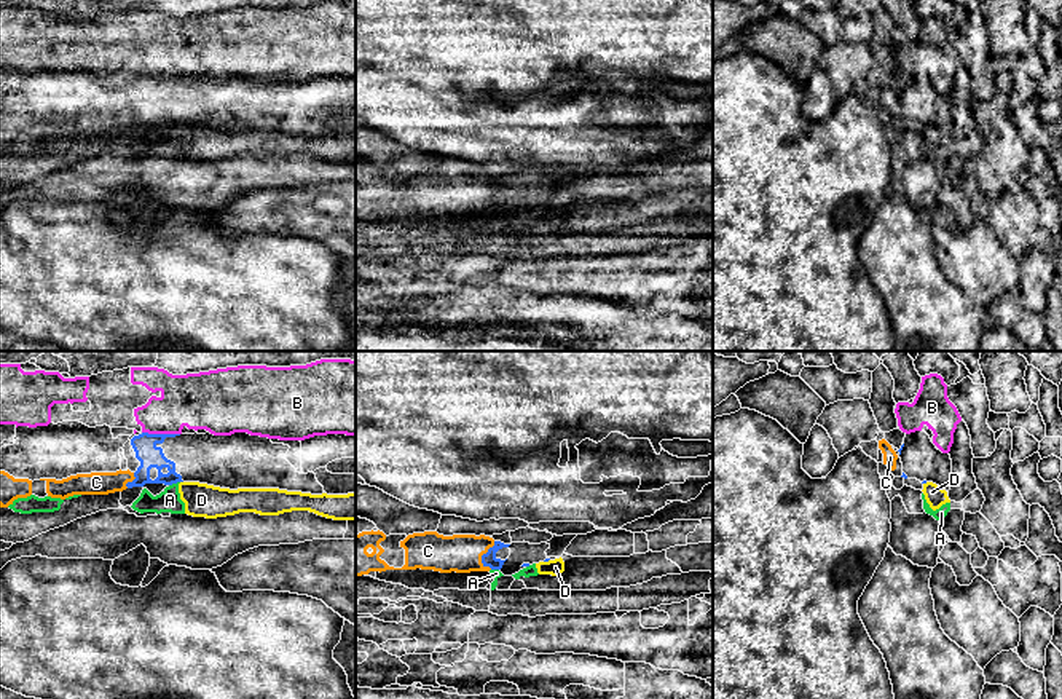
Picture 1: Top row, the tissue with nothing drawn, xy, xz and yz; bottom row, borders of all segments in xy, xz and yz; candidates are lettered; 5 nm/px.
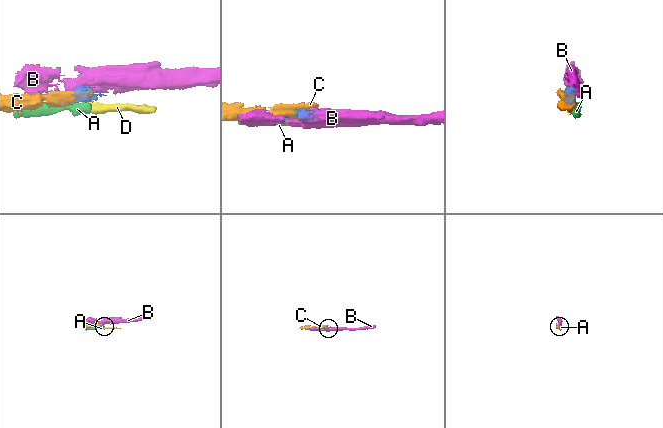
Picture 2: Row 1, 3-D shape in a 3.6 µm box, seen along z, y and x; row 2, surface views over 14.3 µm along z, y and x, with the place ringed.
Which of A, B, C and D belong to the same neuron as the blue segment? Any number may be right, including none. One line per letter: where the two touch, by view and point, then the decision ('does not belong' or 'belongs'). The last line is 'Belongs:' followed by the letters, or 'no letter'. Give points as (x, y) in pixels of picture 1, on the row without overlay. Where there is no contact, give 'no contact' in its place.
A: contact xy (174, 125); does not belong
B: contact xy (161, 77); does not belong
C: contact xz (483, 197); belongs
D: contact xz (546, 203); does not belong
Belongs: C

